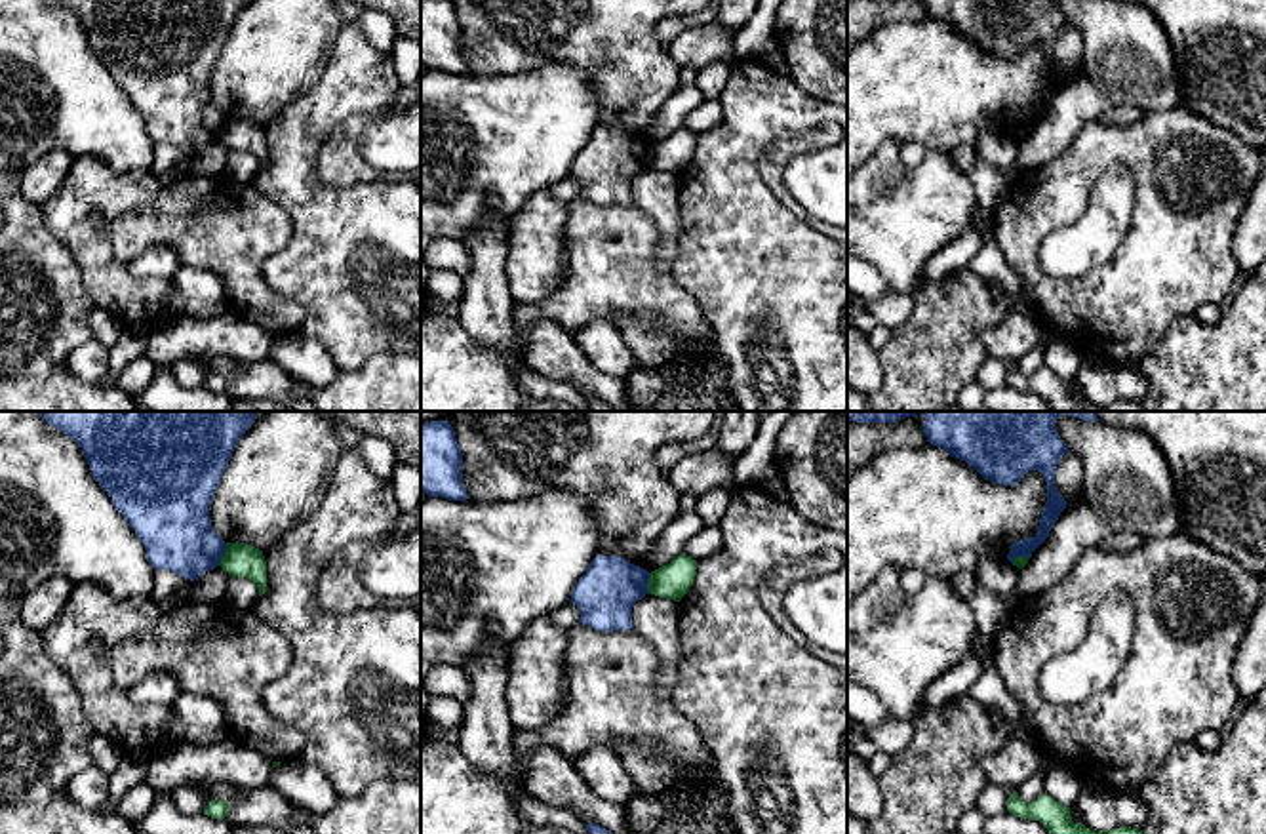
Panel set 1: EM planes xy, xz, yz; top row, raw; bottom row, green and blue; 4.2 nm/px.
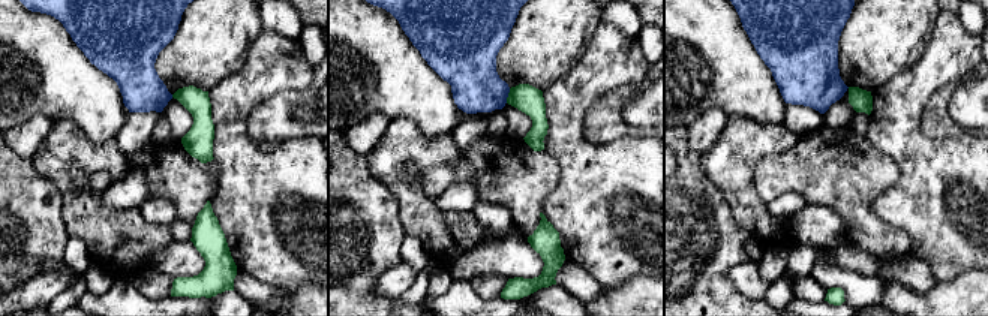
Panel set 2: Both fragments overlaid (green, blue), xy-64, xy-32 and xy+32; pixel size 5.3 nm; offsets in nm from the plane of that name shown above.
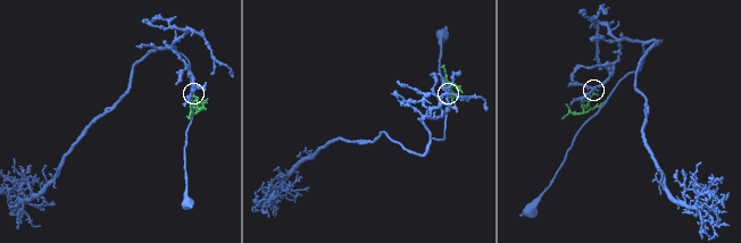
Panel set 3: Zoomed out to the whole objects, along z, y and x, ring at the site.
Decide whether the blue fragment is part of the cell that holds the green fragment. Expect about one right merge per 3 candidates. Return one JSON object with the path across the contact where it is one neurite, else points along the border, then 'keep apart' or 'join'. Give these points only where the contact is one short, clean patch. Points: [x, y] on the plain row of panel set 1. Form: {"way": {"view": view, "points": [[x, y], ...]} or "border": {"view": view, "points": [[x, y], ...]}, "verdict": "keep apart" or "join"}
{"border": {"view": "xy", "points": [[227, 117], [217, 138]]}, "verdict": "keep apart"}

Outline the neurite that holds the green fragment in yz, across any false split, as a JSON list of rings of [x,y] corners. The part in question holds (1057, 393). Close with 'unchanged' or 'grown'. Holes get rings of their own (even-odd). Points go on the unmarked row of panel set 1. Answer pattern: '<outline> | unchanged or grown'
[[[1013,366],[1007,375],[1007,385],[1020,392],[1036,392],[1045,398],[1051,411],[1144,411],[1142,404],[1119,400],[1110,406],[1095,406],[1083,396],[1076,398],[1070,390],[1070,381],[1043,367],[1036,375],[1026,377],[1019,366]]] | unchanged

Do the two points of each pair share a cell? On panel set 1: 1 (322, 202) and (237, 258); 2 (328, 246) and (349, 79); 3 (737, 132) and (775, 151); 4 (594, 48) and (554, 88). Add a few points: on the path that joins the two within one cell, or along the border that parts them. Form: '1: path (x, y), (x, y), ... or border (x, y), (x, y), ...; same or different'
1: border (259, 191), (292, 223), (292, 235), (267, 259); different
2: path (311, 204), (303, 195), (303, 128), (311, 120); same
3: border (810, 130), (762, 155), (770, 191); different
4: border (530, 69), (579, 67), (598, 107); different

